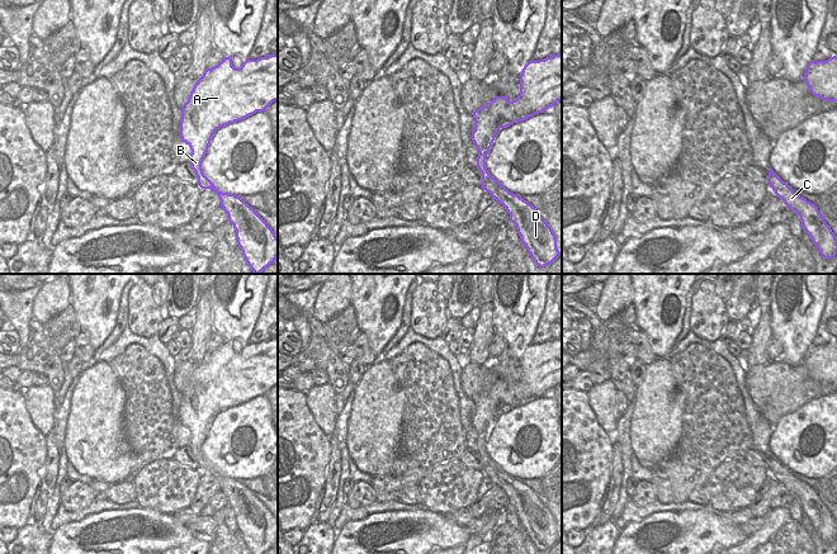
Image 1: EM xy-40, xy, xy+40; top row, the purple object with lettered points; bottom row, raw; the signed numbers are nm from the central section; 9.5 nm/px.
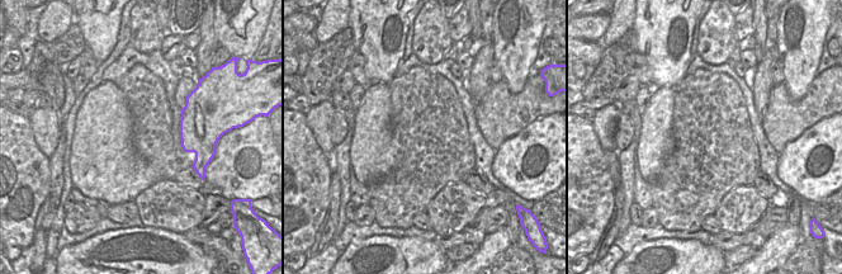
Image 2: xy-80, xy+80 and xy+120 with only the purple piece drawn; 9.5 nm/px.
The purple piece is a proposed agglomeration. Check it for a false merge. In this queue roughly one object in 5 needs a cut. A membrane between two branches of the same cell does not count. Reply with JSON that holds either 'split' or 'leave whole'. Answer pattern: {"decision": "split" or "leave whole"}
{"decision": "leave whole"}

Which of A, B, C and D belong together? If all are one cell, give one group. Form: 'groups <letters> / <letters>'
groups A B C D

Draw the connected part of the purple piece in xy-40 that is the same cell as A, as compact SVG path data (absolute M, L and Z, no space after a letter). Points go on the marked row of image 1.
M278 53L249 58L240 68L232 66L232 57L207 68L195 82L180 109L180 138L191 150L189 162L198 185L217 193L247 265L261 274L278 257L278 237L241 196L219 191L204 175L202 161L217 129L264 112L278 100Z

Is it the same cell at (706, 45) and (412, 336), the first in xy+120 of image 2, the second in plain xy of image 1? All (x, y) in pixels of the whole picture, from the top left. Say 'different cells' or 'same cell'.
different cells

